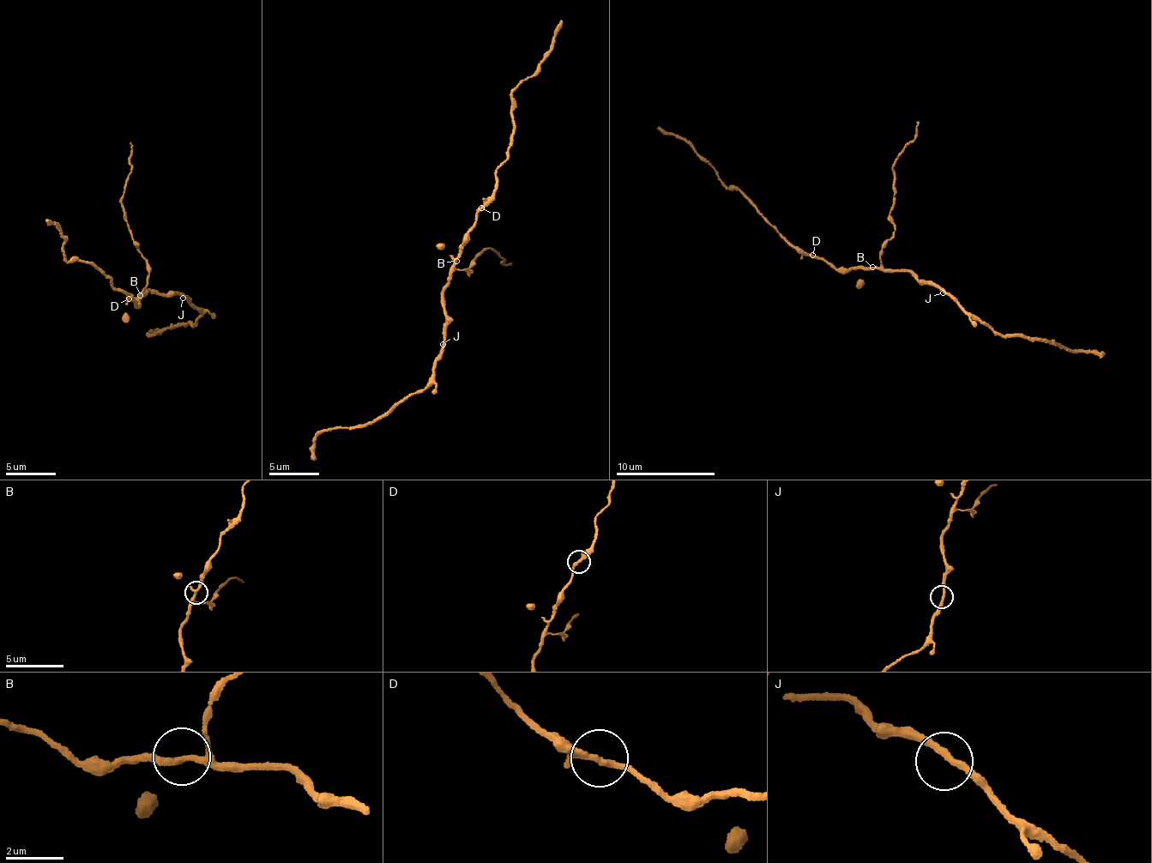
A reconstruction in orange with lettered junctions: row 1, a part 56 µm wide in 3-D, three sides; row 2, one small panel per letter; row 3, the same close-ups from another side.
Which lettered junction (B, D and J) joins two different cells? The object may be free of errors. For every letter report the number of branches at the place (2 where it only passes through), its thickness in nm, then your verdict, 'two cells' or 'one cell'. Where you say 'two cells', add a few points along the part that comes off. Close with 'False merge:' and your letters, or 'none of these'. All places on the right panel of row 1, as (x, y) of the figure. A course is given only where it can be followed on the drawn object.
B: branches 3; calibre 200 nm; one cell
D: branches 3; calibre 190 nm; one cell
J: branches 2; calibre 240 nm; one cell
False merge: none of these

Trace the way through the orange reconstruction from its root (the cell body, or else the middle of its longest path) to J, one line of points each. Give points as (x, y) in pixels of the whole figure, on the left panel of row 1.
J: (138, 295), (147, 293), (148, 291), (156, 290), (163, 295), (178, 292), (183, 298)

